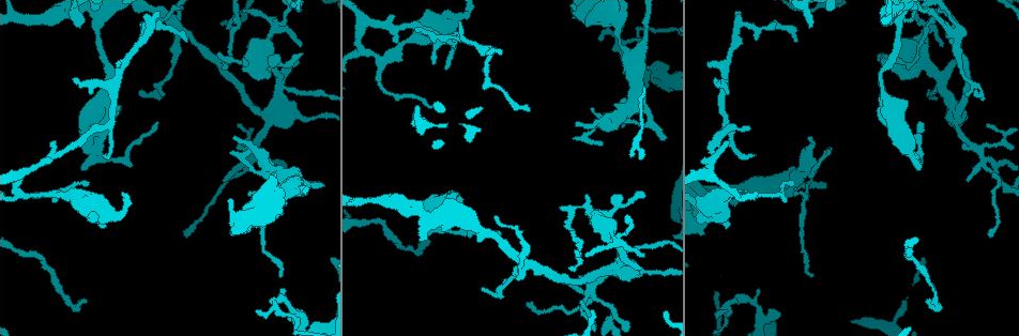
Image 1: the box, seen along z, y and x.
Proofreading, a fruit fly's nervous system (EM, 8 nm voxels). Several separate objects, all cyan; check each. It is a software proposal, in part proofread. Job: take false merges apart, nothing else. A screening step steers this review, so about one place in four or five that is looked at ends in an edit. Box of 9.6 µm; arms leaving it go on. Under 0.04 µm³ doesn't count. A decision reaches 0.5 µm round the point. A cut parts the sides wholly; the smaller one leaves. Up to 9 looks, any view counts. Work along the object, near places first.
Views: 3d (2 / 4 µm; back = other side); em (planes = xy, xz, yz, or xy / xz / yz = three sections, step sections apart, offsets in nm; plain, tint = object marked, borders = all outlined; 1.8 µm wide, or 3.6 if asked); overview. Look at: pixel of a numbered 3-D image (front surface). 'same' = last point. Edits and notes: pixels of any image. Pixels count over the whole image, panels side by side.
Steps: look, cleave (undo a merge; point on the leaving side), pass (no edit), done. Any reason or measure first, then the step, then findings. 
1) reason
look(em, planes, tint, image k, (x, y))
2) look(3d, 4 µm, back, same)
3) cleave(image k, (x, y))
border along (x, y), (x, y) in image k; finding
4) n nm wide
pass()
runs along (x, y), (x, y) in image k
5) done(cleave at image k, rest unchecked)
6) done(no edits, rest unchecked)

branch point
look(3d, 2 µm, image 1, (287, 177))

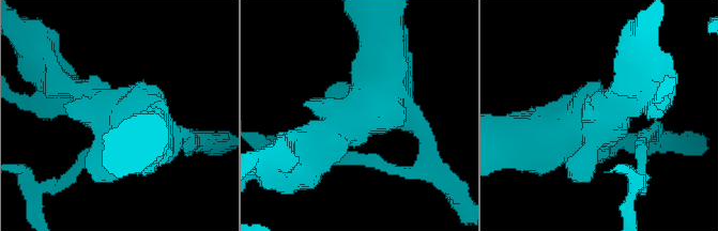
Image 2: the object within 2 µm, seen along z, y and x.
look(em, xz, step 4, tint, image 2, (114, 118))

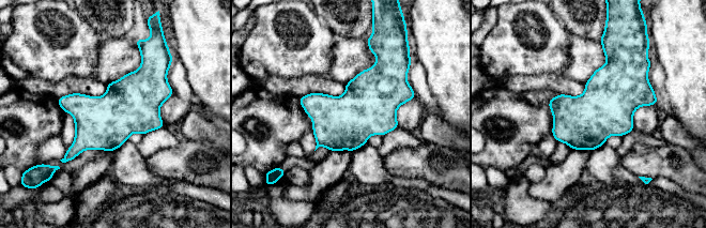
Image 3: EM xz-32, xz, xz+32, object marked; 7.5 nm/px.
look(em, planes, tint, same)

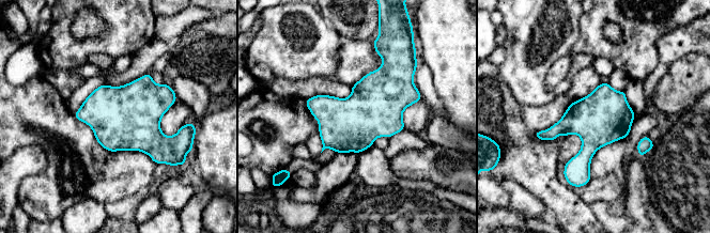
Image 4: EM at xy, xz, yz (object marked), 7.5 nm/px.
400 nm wide
pass()
continuous, no second neuron

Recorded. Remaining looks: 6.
calibre changes
look(em, planes, plain, image 1, (762, 317))

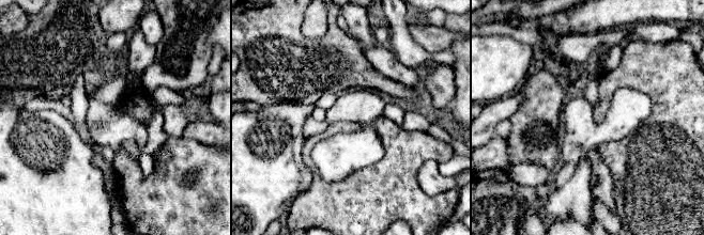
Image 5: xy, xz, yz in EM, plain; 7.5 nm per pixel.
look(em, planes, tint, same)

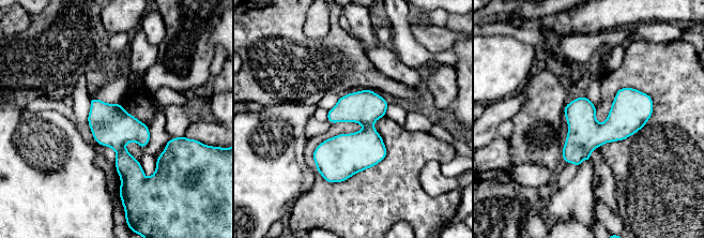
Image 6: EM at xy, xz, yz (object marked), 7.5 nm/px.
260 nm wide
pass()
runs along (649, 101), (565, 157) in image 6; continuous, no second neuron

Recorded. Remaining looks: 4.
arms part here
look(em, 3.6 µm, planes, tint, image 1, (737, 195))

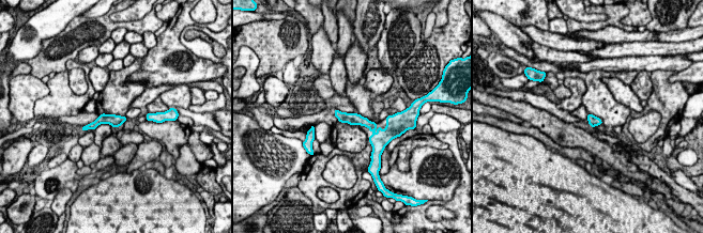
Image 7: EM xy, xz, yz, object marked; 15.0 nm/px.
160 nm wide
pass()
runs along (337, 113), (366, 122), (376, 137) in image 7; all the same neuron

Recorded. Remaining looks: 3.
look(em, planes, tint, image 1, (606, 227))

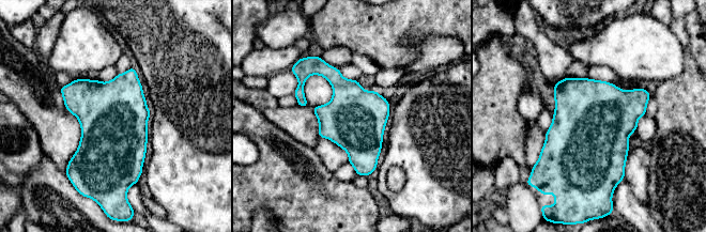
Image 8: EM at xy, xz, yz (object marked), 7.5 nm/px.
460 nm wide
pass()
continuous, no second neuron

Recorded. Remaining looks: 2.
done(no edits, rest unchecked)

